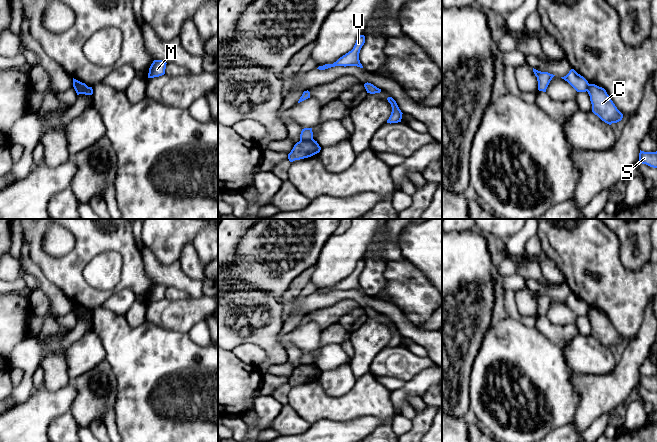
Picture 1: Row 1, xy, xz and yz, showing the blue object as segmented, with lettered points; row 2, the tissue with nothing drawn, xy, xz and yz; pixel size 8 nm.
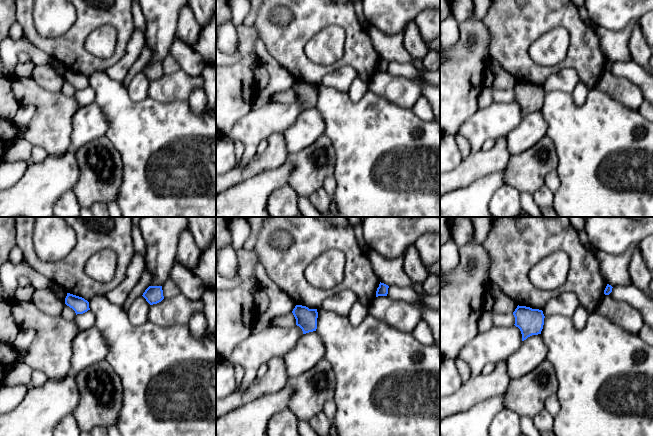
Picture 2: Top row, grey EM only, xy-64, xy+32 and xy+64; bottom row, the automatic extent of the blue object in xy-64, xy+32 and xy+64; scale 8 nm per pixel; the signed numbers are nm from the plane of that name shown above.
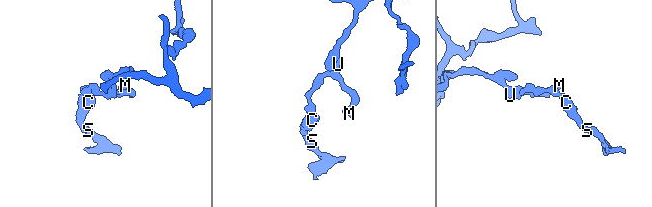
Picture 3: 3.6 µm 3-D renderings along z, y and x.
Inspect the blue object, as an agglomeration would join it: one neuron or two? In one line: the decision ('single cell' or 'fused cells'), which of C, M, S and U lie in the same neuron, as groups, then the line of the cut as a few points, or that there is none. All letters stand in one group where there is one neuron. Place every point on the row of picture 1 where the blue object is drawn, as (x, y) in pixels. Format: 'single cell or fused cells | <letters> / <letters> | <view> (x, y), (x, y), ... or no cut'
fused cells | C S / M U | xy (73, 86), (88, 87)

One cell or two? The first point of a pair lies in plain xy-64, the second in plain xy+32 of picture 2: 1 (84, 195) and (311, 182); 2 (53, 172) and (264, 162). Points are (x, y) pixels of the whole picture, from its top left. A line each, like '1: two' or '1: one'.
1: one
2: two

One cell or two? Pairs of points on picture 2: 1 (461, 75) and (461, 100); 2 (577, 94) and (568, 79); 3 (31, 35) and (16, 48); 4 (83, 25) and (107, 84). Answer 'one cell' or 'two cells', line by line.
1: one cell
2: two cells
3: two cells
4: two cells

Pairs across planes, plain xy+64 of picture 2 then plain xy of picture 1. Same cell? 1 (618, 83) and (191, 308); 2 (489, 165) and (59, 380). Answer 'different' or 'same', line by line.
1: same
2: same

